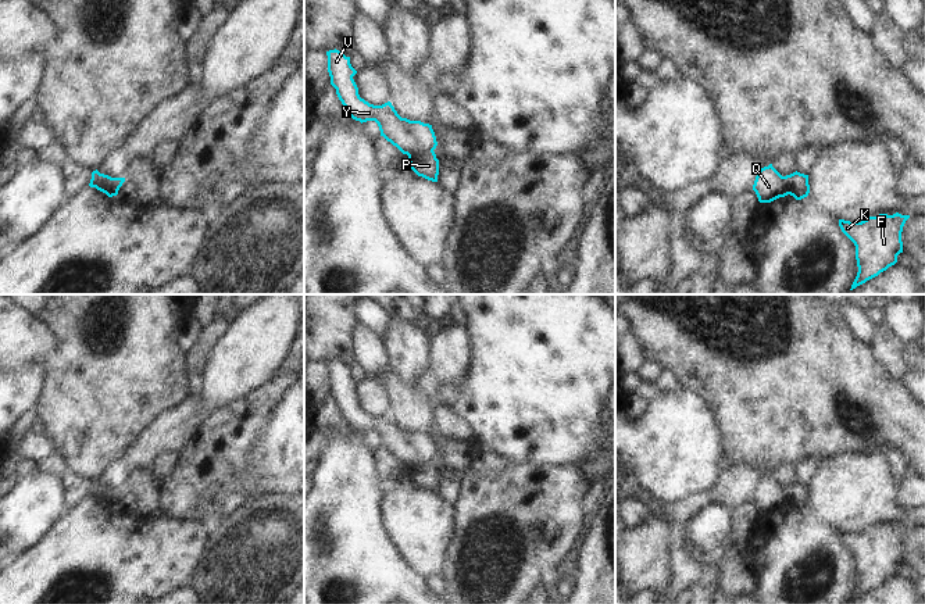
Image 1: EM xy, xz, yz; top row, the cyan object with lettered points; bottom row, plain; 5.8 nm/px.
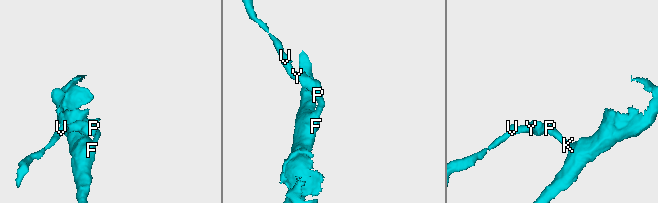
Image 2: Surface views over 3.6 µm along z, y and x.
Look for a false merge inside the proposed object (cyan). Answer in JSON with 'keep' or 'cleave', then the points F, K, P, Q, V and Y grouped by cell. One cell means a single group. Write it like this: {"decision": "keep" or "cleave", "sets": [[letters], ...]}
{"decision": "cleave", "sets": [["F", "K", "P"], ["Q", "V", "Y"]]}

